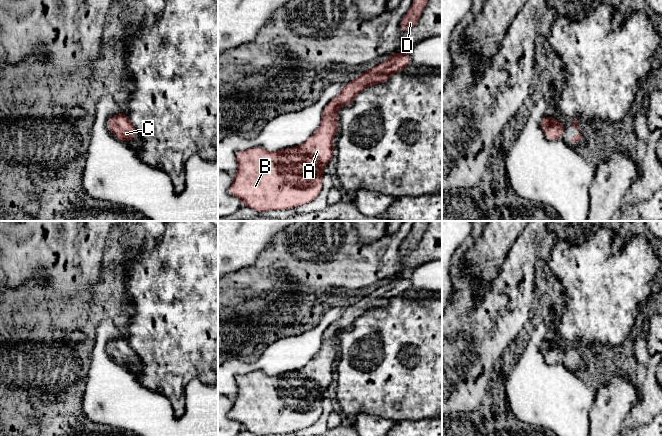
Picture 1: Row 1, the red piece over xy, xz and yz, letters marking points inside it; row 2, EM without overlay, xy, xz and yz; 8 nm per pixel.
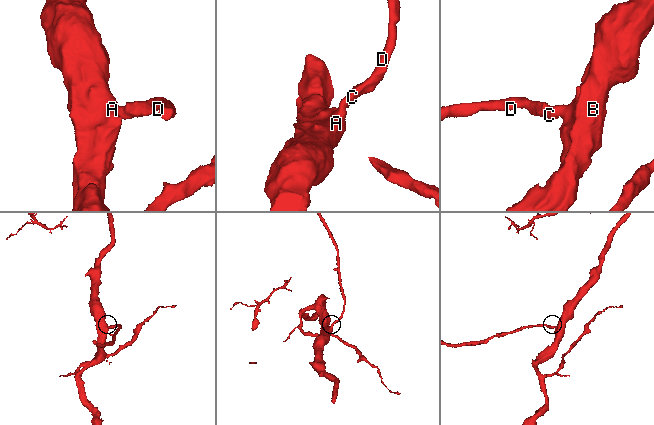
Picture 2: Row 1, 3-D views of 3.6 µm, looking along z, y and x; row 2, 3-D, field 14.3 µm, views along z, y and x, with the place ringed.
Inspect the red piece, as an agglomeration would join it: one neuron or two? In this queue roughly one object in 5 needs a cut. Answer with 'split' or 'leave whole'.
leave whole

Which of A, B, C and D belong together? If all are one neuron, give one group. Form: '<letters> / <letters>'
A B C D

